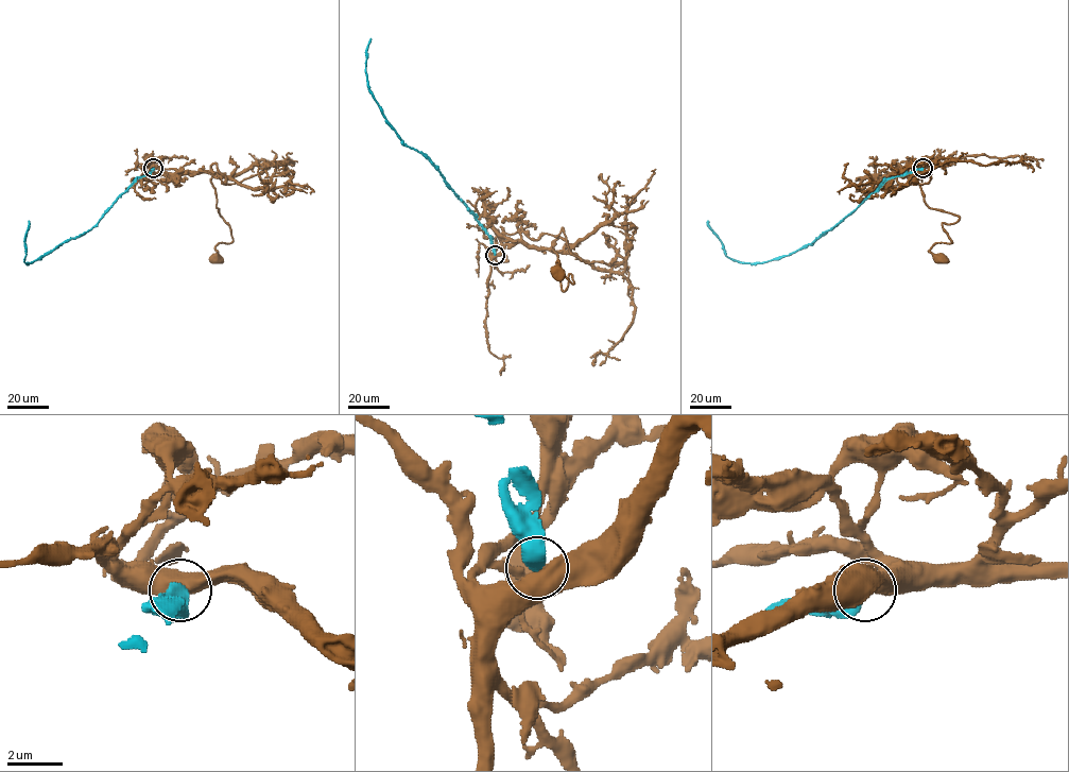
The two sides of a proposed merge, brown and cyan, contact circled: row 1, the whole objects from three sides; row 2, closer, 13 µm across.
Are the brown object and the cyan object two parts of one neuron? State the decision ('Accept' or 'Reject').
Reject

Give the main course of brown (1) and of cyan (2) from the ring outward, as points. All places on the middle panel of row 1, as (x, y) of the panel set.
1: (495, 255), (511, 243), (551, 249), (564, 291), (570, 274), (573, 280), (558, 261), (558, 273)
2: (495, 255), (486, 230), (445, 177), (421, 153), (403, 143), (385, 120), (368, 87), (365, 61), (369, 39)

